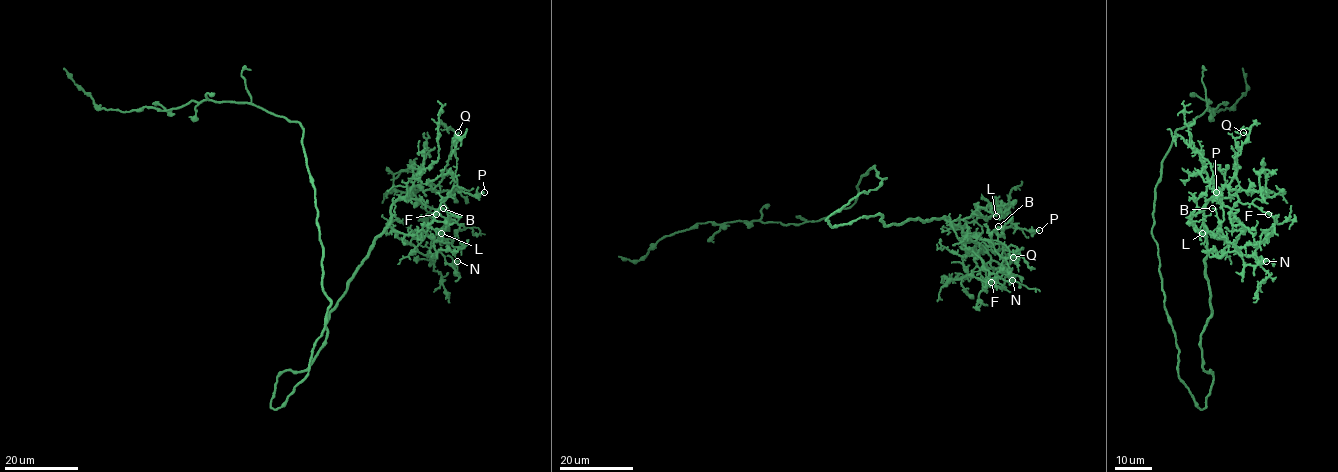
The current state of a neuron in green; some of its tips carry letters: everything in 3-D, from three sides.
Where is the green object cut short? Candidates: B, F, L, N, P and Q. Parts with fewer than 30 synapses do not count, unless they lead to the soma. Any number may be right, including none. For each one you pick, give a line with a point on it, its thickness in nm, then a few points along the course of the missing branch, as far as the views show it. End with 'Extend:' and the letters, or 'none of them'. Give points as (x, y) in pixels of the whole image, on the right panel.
Extend: none of them

